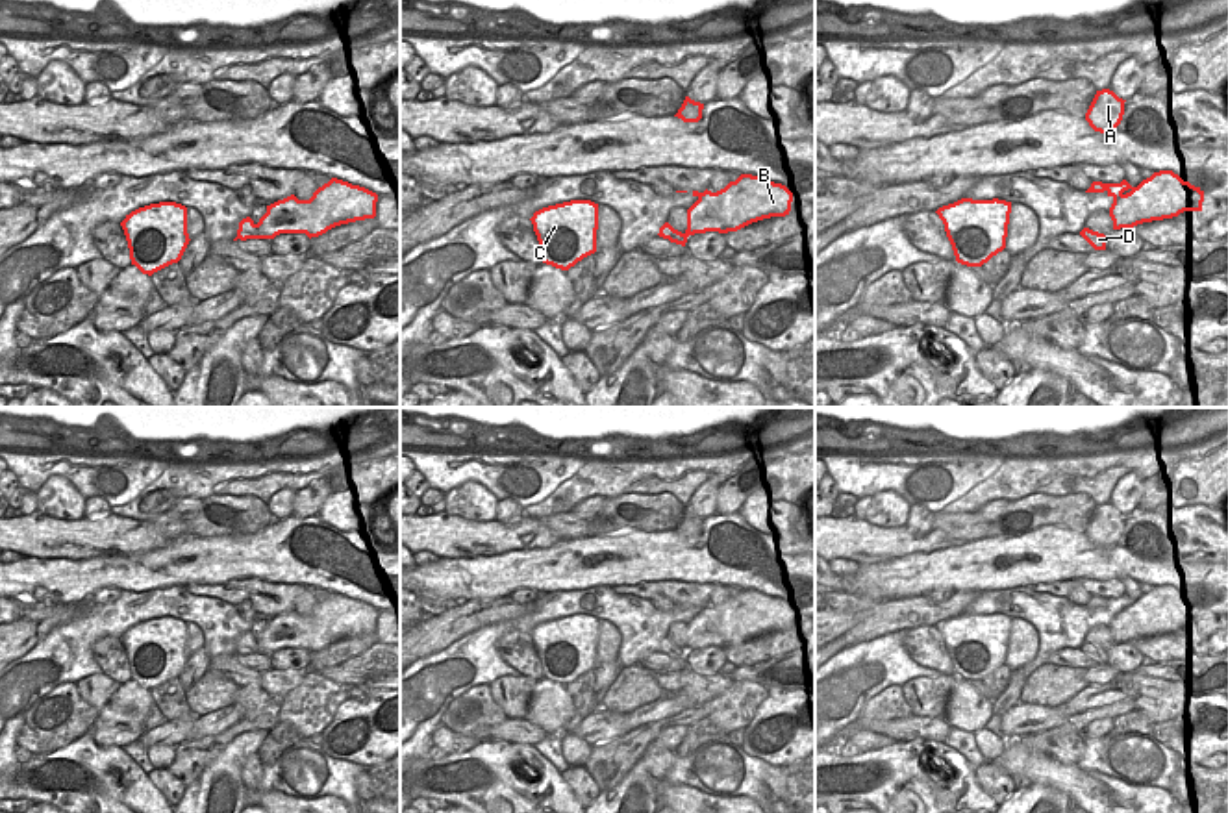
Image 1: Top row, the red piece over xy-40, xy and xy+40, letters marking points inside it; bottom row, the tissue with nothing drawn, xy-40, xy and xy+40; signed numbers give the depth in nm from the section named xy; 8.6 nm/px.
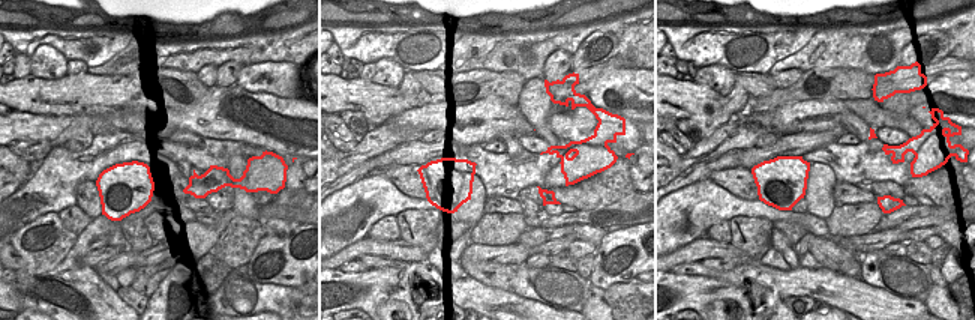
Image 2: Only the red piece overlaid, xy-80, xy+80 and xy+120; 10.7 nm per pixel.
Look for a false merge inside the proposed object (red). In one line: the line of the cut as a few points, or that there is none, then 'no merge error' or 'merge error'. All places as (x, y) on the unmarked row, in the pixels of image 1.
xy-40 (260, 637), (256, 652) | merge error

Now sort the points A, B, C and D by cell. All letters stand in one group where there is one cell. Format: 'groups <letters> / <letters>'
groups A B D / C

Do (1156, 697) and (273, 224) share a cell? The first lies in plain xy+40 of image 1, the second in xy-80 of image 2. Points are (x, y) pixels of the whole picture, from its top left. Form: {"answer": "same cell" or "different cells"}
{"answer": "different cells"}

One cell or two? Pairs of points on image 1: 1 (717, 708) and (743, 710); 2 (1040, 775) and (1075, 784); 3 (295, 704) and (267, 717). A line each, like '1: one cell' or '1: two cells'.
1: one cell
2: one cell
3: two cells

